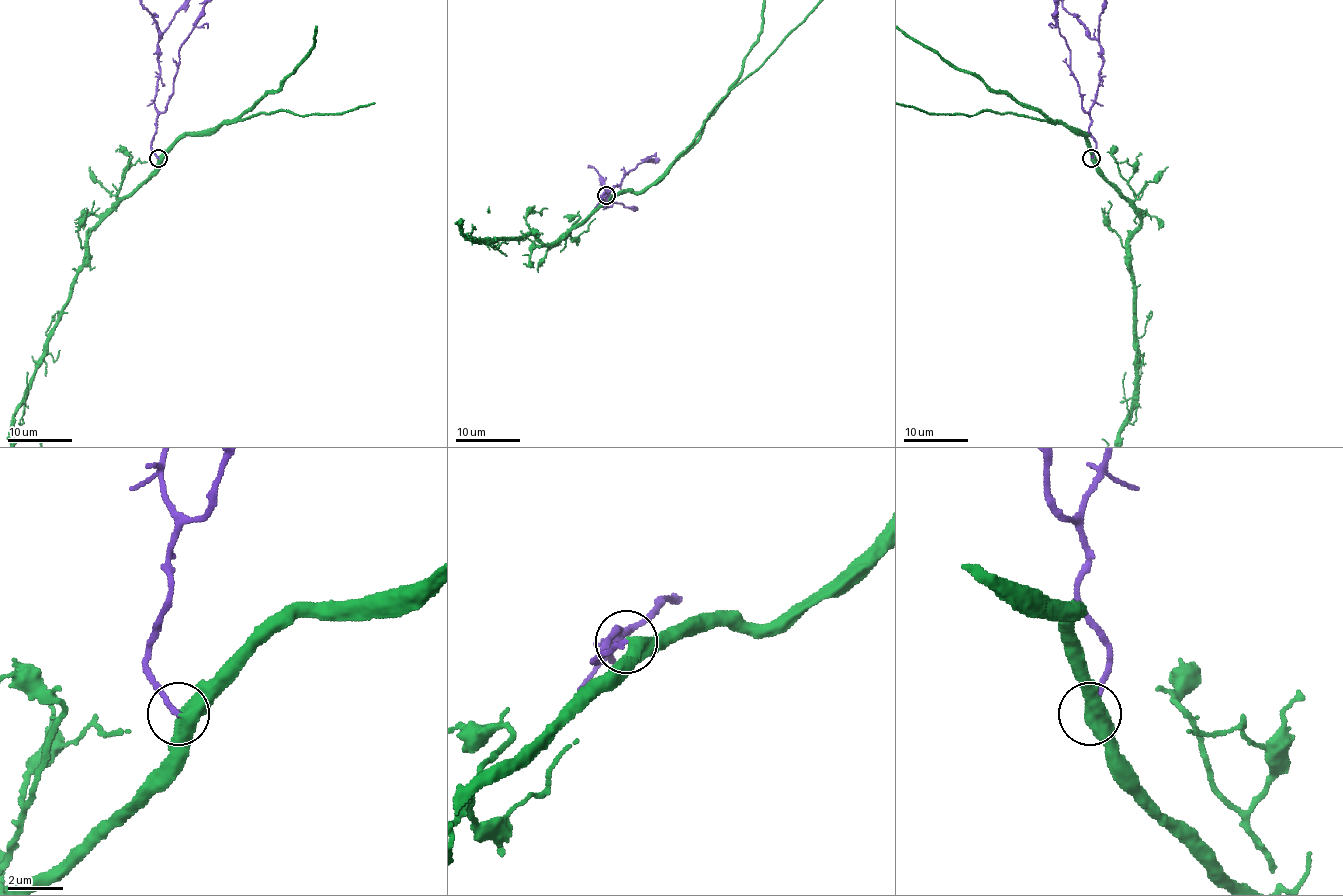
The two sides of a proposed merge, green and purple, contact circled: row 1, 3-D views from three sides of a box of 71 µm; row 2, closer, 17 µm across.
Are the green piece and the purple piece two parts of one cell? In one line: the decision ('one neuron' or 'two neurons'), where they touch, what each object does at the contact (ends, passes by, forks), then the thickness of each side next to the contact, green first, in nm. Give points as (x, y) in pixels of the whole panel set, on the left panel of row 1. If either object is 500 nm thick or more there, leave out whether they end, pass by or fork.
one neuron; place (158, 158); green passes by; purple ends; calibres 480 and 190 nm

